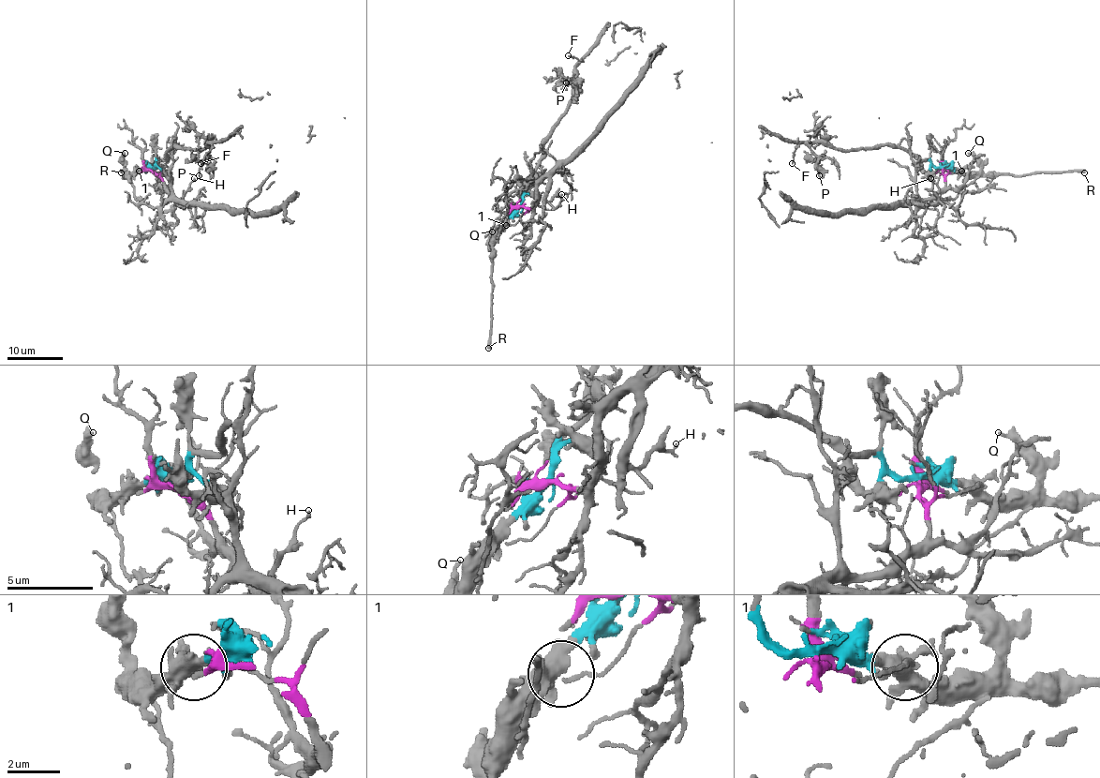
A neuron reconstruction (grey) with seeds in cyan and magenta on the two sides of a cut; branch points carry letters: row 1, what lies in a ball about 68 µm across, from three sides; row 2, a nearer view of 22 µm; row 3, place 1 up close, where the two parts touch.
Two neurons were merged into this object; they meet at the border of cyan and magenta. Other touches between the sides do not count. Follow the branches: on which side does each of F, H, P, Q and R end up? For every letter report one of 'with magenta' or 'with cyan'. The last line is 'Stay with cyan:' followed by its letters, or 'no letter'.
F: with cyan
H: with magenta
P: with cyan
Q: with cyan
R: with cyan
Stay with cyan: F, P, Q, R

